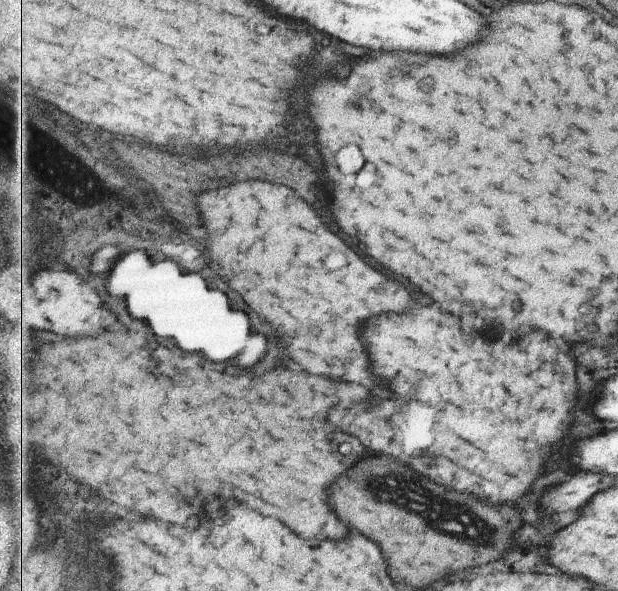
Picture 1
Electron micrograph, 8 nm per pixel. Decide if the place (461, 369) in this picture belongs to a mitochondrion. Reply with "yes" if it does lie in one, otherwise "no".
no

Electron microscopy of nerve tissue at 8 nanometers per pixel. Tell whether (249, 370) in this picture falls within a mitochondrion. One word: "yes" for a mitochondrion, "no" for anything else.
no

